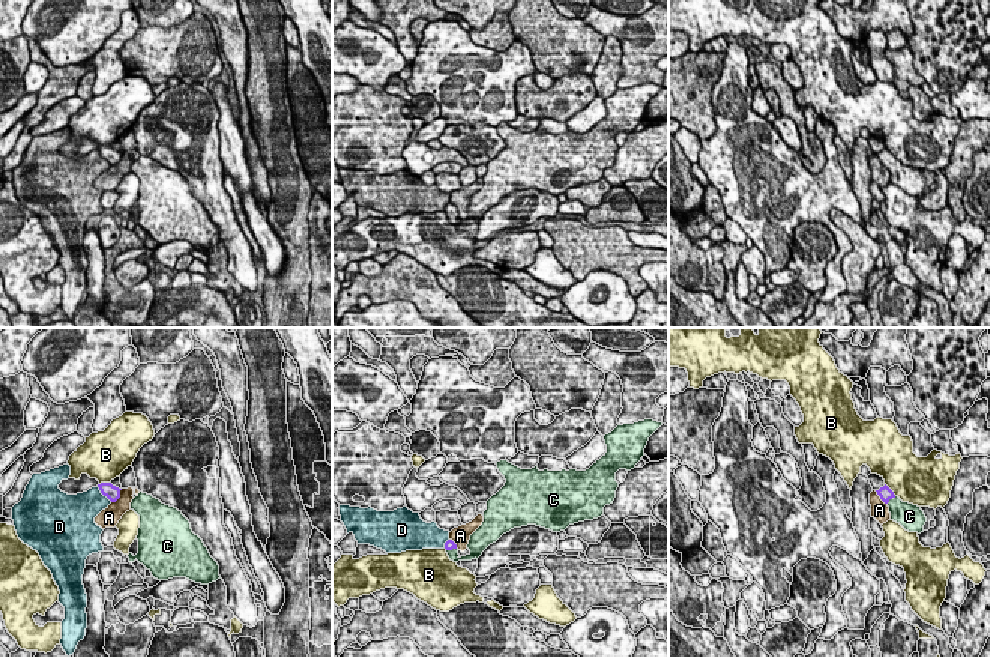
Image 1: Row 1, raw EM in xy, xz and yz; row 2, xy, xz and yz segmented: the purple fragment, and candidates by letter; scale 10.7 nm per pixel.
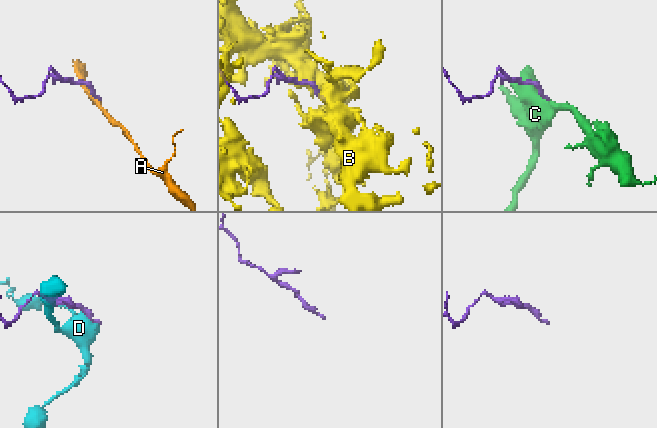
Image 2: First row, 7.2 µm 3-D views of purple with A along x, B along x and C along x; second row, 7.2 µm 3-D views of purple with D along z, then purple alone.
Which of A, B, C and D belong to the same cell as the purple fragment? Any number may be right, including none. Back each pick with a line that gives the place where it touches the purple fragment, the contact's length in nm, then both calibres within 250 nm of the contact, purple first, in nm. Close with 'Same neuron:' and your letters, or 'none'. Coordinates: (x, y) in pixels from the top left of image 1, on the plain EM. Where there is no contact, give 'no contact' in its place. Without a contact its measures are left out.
C: meets purple in yz at (891, 161); contact 130 nm long; 140 nm thick on the purple side, 260 nm on the other
Same neuron: C

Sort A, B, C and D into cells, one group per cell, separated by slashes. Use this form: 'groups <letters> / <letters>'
groups A / B / C / D

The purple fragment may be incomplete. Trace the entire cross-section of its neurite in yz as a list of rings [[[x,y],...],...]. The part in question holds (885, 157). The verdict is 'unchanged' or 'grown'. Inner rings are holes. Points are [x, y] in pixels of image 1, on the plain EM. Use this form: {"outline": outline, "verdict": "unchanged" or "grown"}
{"outline": [[[886,147],[876,155],[889,170],[891,183],[900,186],[909,195],[924,195],[927,180],[921,170],[903,165]]], "verdict": "grown"}

